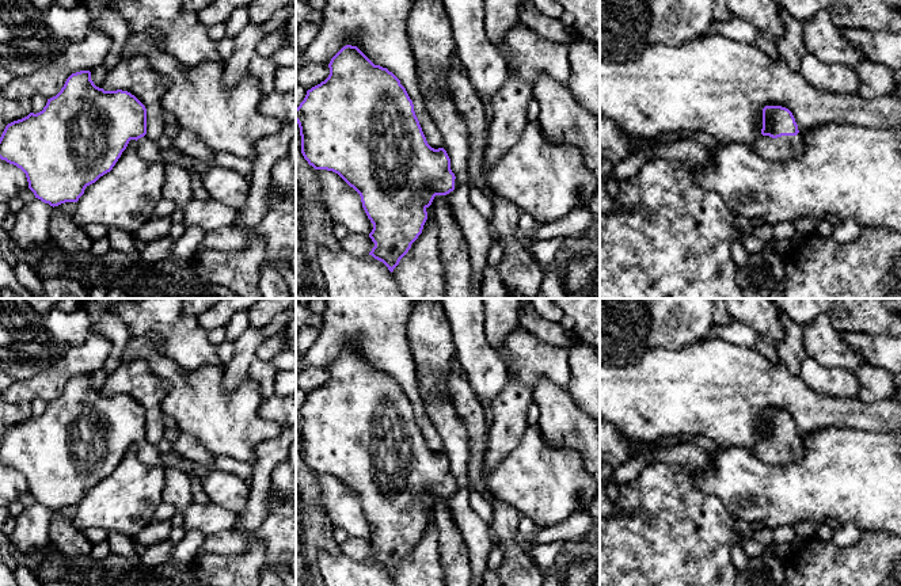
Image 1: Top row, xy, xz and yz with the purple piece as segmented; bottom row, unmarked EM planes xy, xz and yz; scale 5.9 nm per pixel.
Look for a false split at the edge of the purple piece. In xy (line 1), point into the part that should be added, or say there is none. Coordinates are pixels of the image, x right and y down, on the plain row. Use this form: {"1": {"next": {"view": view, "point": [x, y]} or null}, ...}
{"1": {"next": {"view": "xy", "point": [149, 455]}}}

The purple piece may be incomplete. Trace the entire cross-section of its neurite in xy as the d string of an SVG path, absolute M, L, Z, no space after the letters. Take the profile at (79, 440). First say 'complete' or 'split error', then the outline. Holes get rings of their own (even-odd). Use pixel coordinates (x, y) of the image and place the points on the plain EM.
split error; M90 374L72 377L42 415L8 427L0 441L0 463L20 472L35 502L54 511L77 506L87 490L113 473L130 444L137 445L147 465L175 468L199 479L216 468L190 463L175 452L160 452L147 440L145 410L128 395L96 391Z

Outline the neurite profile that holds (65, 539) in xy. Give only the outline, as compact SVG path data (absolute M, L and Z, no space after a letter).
M65 506L53 511L49 524L49 545L53 552L73 559L90 556L94 544L88 540L84 530L73 525L77 514L76 506Z

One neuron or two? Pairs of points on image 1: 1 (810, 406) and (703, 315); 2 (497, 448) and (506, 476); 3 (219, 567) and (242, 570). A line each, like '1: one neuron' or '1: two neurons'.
1: two neurons
2: two neurons
3: one neuron

